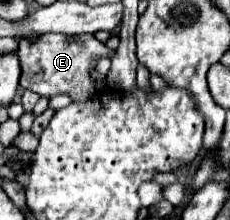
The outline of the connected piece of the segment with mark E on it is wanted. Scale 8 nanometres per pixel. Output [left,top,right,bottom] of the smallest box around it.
[19,33,115,101]

